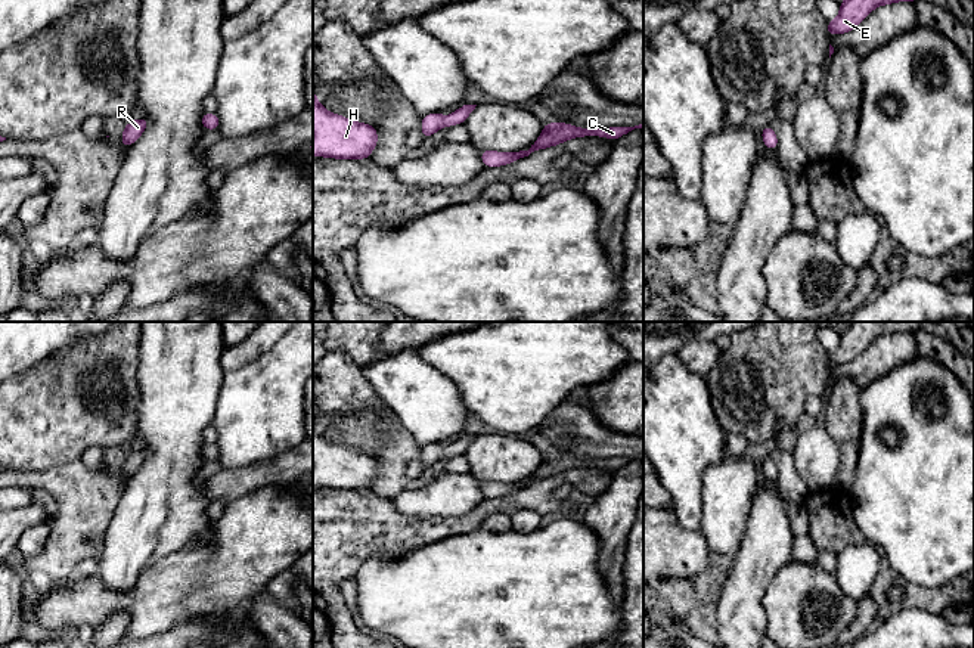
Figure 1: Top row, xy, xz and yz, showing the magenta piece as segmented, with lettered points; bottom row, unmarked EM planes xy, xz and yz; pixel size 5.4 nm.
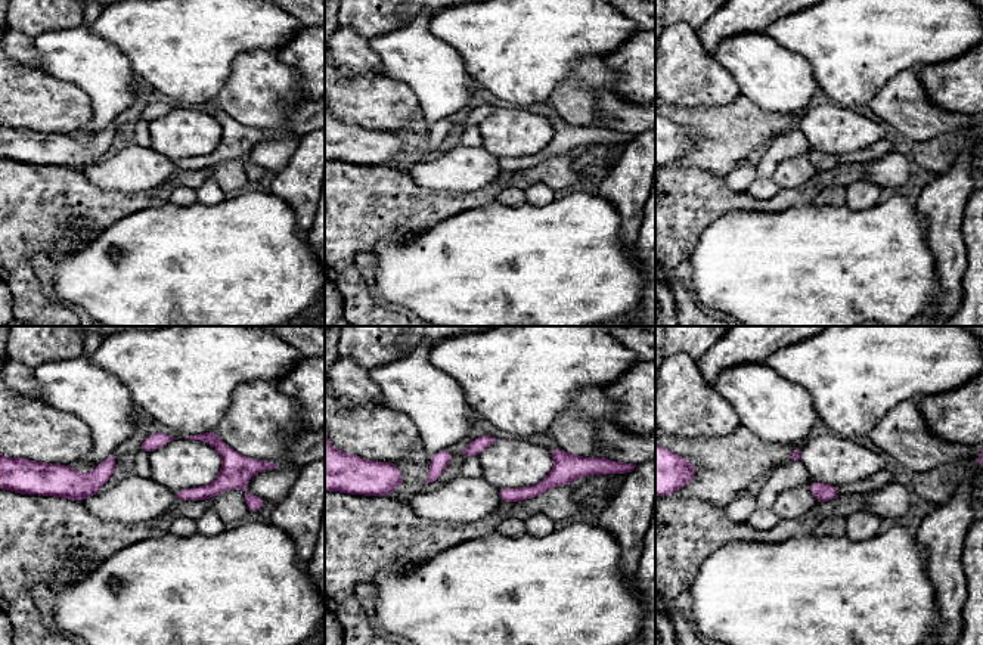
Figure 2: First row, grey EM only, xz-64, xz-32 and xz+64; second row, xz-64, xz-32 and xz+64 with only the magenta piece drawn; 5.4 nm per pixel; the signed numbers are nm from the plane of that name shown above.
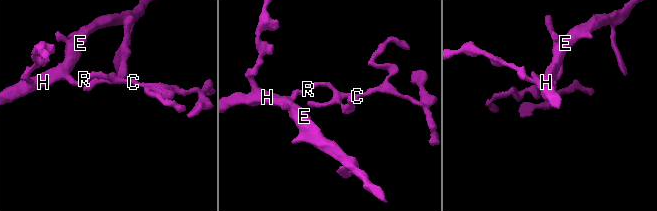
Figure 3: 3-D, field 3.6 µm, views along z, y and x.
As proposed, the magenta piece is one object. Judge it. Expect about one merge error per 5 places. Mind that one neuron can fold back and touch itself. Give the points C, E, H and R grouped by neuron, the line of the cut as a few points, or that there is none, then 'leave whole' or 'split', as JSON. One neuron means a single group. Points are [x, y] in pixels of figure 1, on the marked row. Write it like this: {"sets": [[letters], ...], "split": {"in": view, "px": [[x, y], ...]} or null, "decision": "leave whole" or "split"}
{"sets": [["C", "E", "H", "R"]], "split": null, "decision": "leave whole"}

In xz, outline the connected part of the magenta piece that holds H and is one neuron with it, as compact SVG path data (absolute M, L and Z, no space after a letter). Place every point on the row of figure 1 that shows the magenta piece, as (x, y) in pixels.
M313 90L313 156L367 159L376 143L375 127L326 111Z

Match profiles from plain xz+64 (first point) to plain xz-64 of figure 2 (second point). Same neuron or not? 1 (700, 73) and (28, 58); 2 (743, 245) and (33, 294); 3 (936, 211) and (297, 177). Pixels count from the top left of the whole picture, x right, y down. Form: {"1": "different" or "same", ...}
{"1": "same", "2": "different", "3": "same"}

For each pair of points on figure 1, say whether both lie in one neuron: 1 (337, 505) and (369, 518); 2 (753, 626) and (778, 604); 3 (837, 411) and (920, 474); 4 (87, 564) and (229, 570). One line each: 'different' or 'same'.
1: same
2: different
3: different
4: different

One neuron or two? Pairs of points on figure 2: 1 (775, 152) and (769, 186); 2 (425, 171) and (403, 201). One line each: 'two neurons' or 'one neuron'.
1: one neuron
2: two neurons

